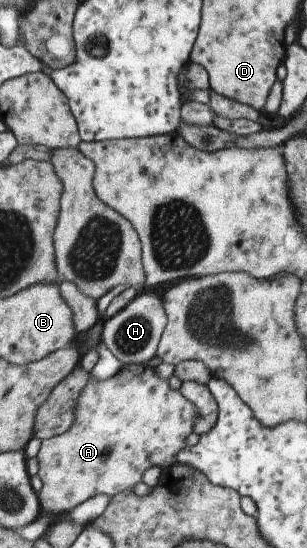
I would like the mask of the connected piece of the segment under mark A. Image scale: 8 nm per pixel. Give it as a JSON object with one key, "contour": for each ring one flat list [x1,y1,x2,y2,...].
{"contour":[[124,364,120,371,117,371,112,377,105,380,96,379,91,375,87,379,86,385,80,390,79,396,75,403,75,412,72,425,60,435,51,437,47,440,42,440,40,449,37,454,39,463,38,477,42,480,43,486,38,493,38,499,41,505,41,511,44,514,64,515,71,509,84,503,87,499,94,496,104,494,109,498,118,495,119,493,132,492,137,483,140,483,144,472,151,467,159,467,162,471,170,468,177,463,176,454,181,452,187,446,187,437,193,432,193,427,197,419,197,409,192,402,186,399,180,390,171,389,168,380,162,379,155,368,151,368,147,364]]}

